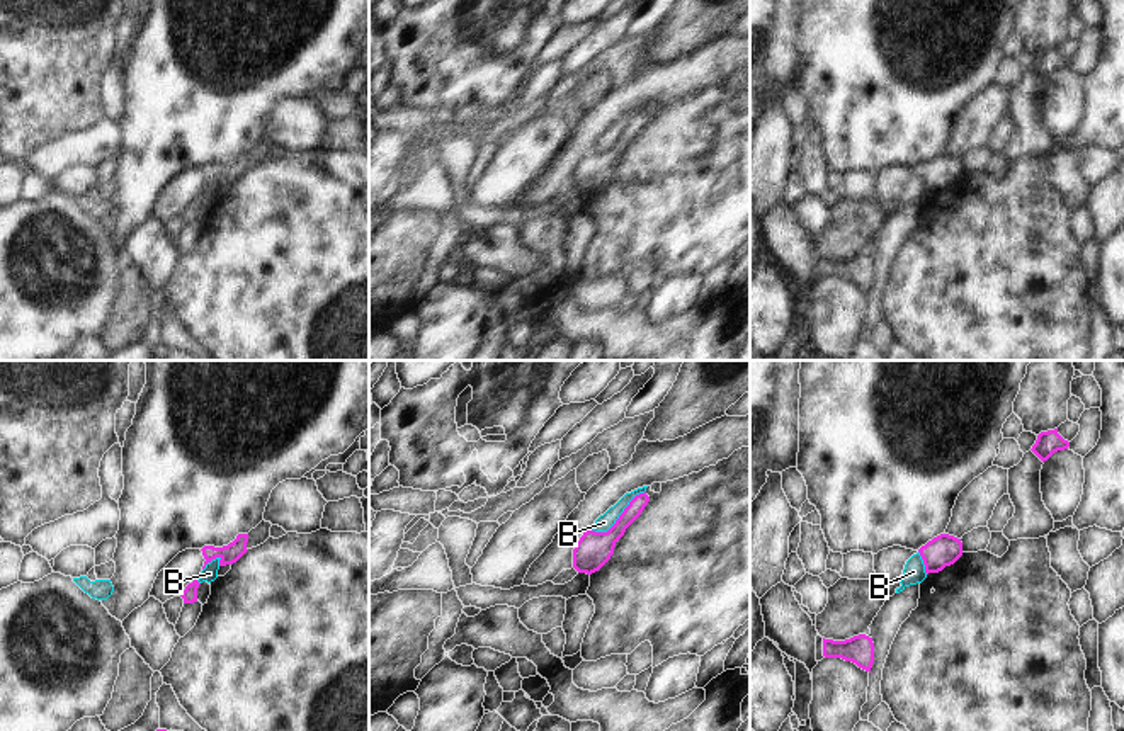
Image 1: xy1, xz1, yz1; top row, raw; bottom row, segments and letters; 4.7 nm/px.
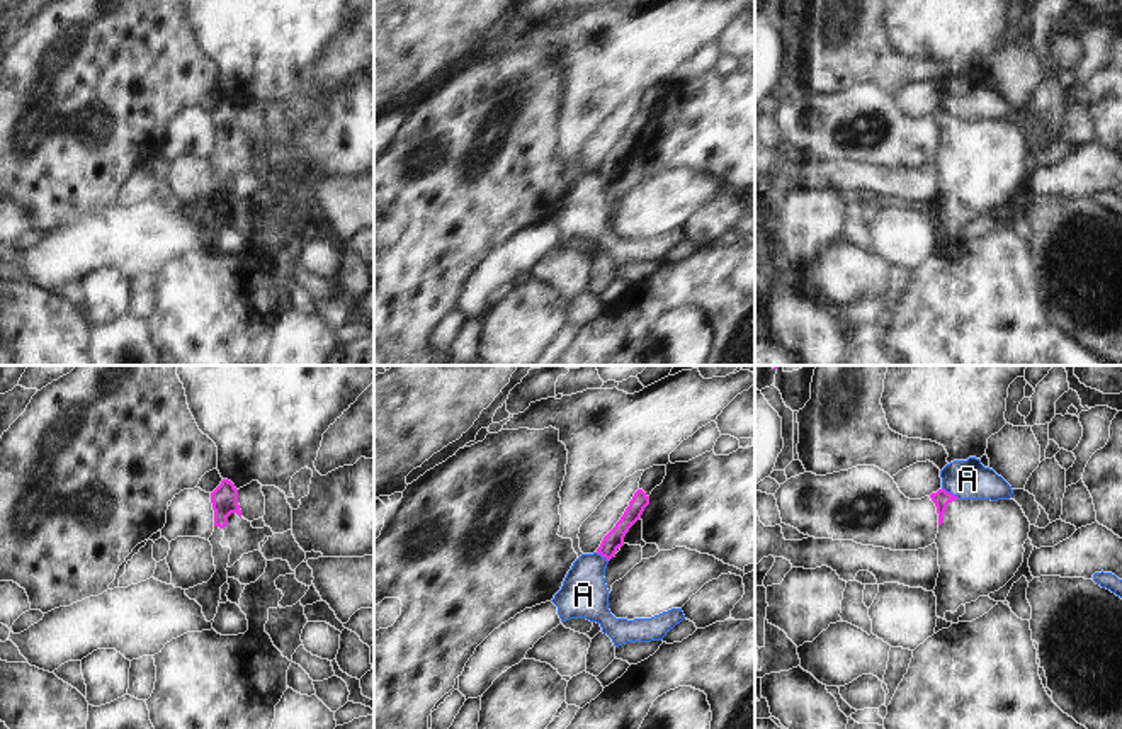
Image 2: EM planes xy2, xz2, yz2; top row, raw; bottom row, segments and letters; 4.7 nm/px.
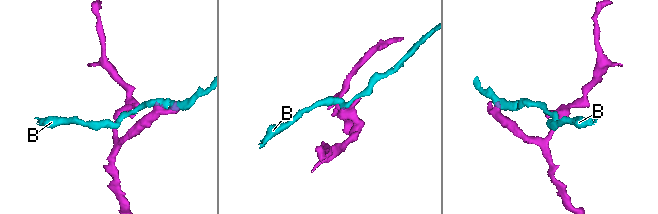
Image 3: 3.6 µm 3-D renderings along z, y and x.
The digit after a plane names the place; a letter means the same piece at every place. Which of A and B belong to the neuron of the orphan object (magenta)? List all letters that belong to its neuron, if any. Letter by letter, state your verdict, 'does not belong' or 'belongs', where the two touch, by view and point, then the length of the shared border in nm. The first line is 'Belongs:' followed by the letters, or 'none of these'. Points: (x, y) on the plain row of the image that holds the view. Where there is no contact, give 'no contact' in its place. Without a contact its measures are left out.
Belongs: none of these
A: does not belong; contact yz2 (949, 113); length 100 nm
B: does not belong; contact xz1 (619, 135); length 320 nm

